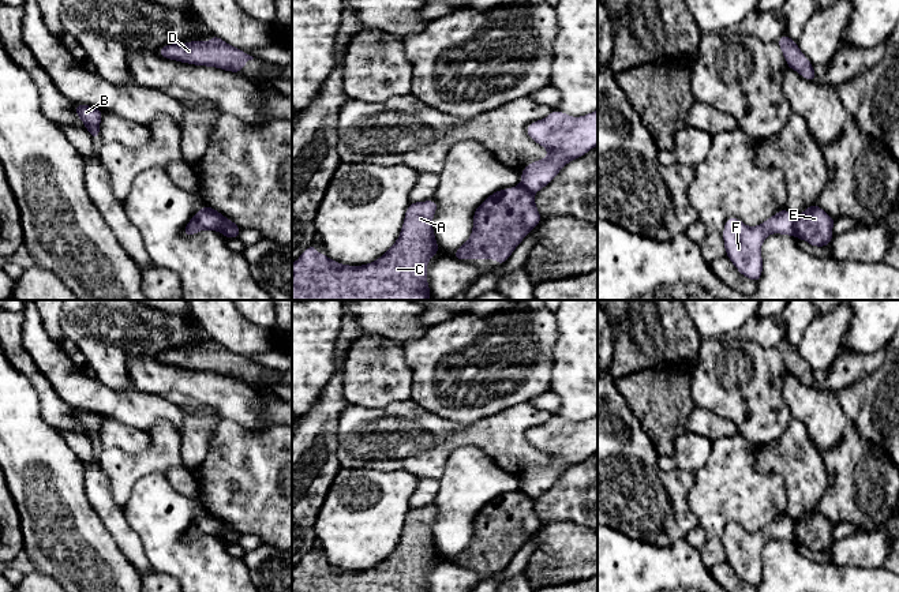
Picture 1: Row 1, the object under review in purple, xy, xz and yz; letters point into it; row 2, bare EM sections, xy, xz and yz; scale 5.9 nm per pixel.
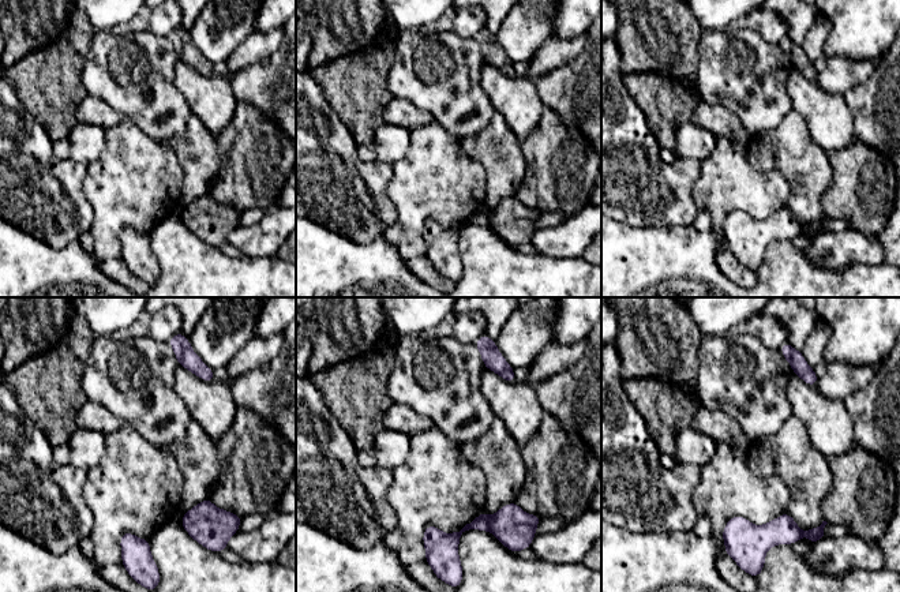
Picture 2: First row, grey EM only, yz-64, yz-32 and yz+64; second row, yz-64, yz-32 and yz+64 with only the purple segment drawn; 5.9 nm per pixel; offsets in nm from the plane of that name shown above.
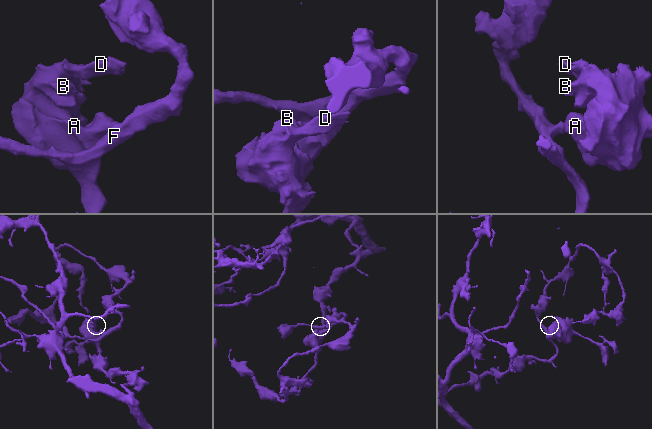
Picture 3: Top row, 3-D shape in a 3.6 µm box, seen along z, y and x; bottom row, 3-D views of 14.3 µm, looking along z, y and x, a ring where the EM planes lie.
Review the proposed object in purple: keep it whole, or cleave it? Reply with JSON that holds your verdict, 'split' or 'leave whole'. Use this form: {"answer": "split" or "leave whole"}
{"answer": "split"}

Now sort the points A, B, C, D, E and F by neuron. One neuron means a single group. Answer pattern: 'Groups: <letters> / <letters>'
Groups: A B C D E / F

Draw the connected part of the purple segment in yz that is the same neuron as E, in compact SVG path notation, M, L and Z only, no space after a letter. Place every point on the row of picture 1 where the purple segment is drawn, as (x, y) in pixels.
M814 203L794 218L795 237L813 247L827 247L834 237L835 220Z

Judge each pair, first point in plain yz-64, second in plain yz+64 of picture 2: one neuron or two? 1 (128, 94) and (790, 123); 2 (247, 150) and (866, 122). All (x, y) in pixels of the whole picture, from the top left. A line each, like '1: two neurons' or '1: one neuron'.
1: two neurons
2: two neurons

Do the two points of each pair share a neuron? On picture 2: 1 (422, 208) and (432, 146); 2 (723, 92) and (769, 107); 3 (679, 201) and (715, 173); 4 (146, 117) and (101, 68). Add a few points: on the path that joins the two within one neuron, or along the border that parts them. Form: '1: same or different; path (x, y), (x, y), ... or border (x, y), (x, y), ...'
1: same; path (422, 193), (432, 179), (432, 161)
2: same; path (734, 92), (745, 92), (758, 100)
3: different; border (701, 163), (693, 187), (697, 208)
4: same; path (135, 105), (112, 81)

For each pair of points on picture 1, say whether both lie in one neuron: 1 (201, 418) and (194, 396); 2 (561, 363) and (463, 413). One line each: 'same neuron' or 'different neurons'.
1: different neurons
2: different neurons

